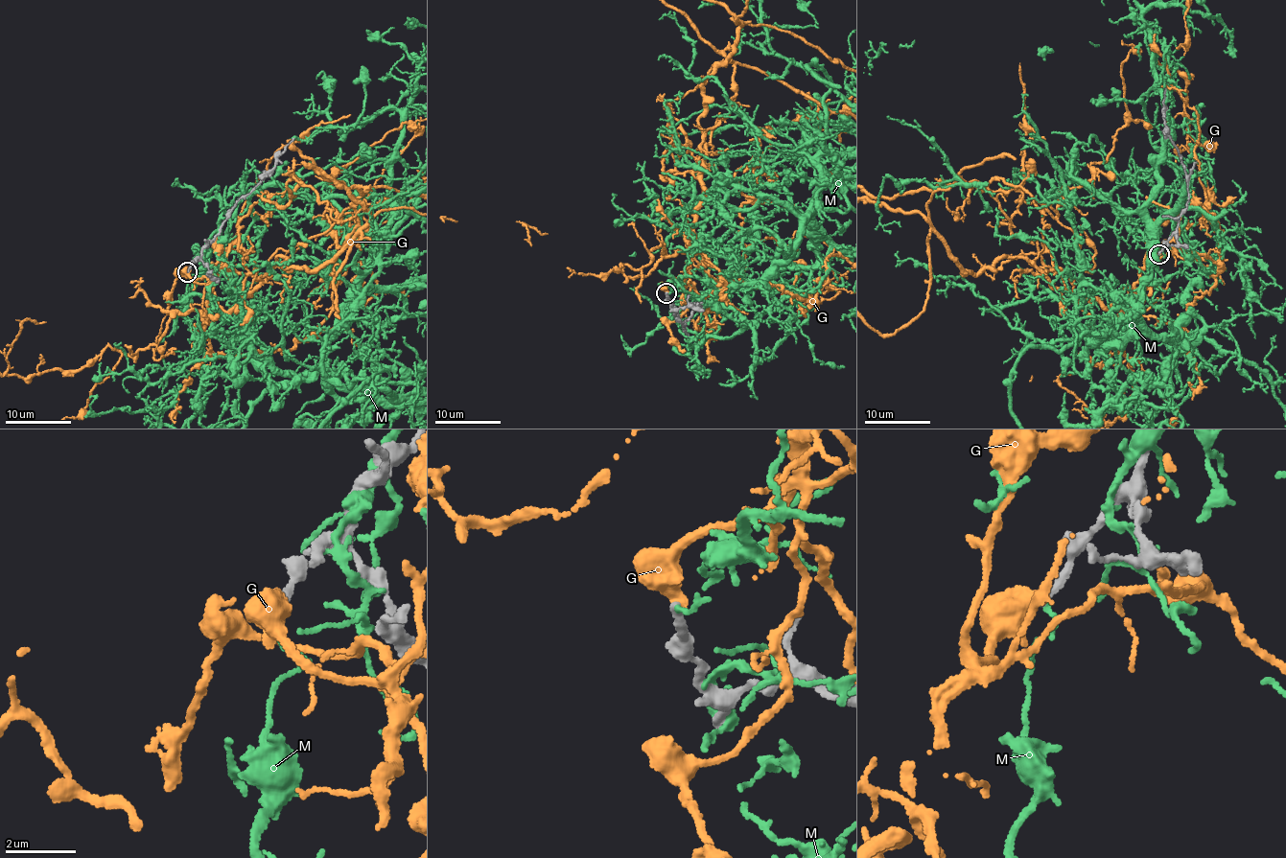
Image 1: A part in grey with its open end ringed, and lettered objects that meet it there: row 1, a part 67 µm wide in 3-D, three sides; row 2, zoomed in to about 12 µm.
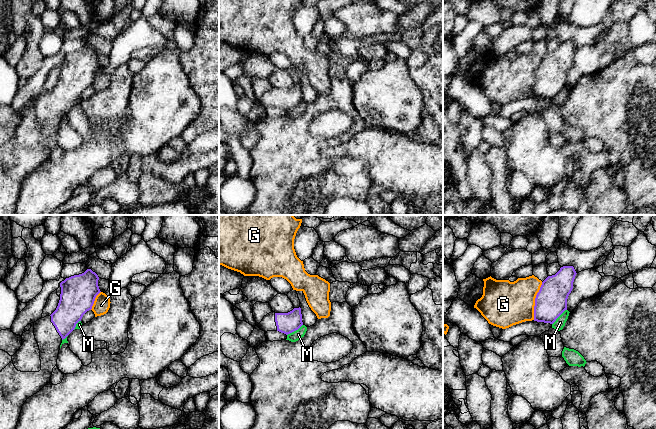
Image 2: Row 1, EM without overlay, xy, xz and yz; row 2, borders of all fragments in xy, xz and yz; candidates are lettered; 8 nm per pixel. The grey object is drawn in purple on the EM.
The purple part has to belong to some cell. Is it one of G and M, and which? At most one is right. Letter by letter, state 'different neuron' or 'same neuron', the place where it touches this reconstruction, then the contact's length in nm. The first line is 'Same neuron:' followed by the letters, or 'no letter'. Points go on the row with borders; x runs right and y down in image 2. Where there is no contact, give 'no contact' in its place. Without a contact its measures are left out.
Same neuron: no letter
G: different neuron; contact yz (535, 301); length 320 nm
M: different neuron; contact xz (294, 330); length 160 nm

